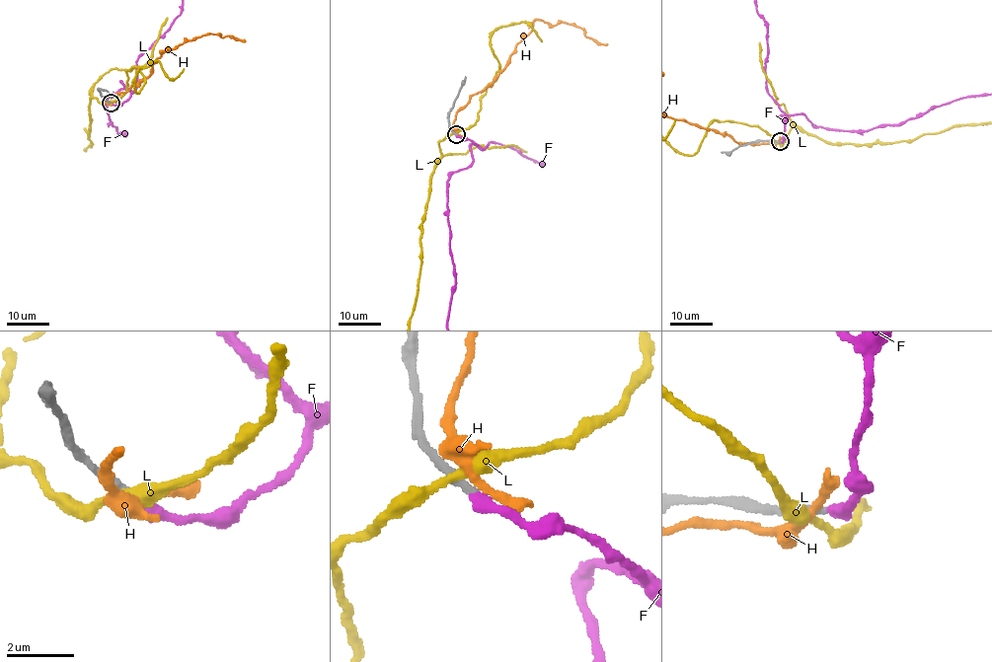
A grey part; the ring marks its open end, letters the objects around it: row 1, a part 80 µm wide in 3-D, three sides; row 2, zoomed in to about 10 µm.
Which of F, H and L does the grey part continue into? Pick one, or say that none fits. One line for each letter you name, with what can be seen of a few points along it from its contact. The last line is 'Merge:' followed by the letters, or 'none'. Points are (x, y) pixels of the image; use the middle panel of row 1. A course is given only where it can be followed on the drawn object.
Merge: F

